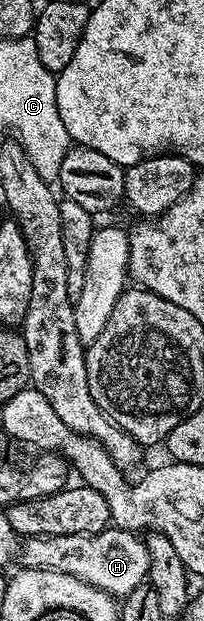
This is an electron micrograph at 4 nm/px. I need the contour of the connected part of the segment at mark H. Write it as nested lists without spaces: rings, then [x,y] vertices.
[[[113,526],[96,534],[25,537],[20,544],[20,564],[32,570],[56,570],[60,574],[72,574],[115,598],[132,594],[132,590],[147,583],[150,575],[145,539],[137,532]]]

